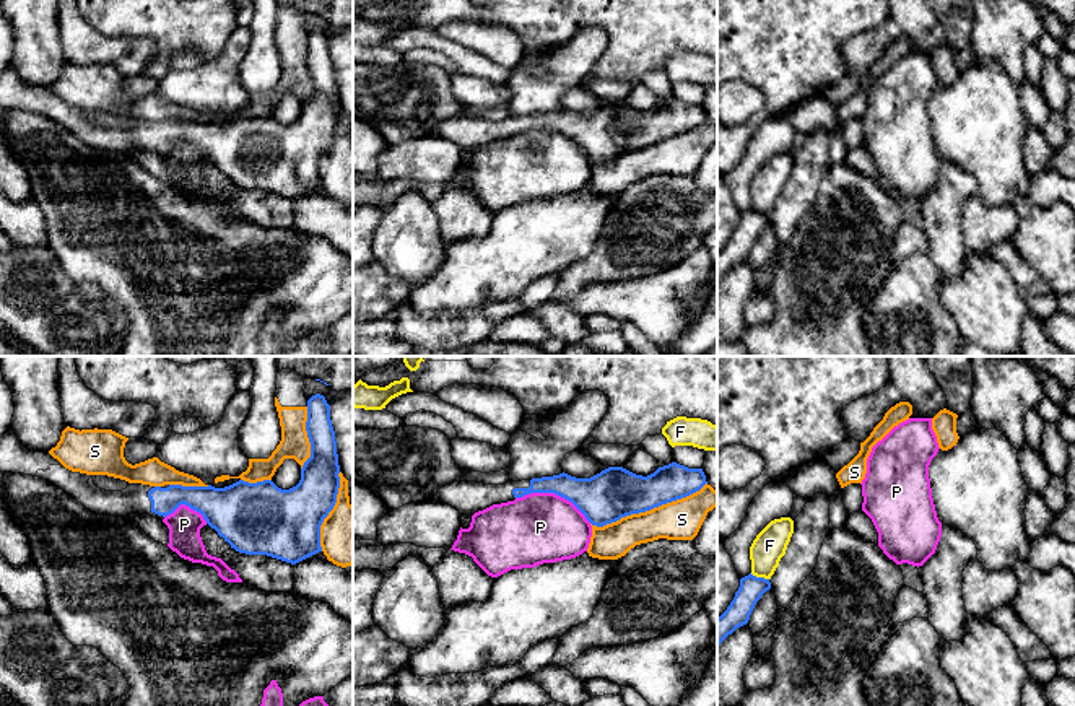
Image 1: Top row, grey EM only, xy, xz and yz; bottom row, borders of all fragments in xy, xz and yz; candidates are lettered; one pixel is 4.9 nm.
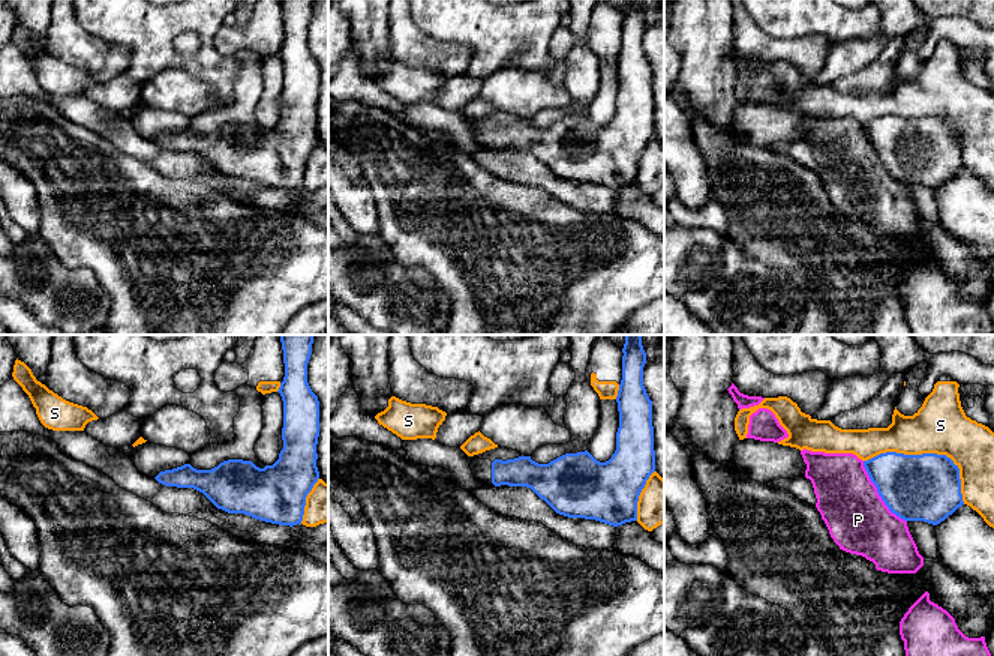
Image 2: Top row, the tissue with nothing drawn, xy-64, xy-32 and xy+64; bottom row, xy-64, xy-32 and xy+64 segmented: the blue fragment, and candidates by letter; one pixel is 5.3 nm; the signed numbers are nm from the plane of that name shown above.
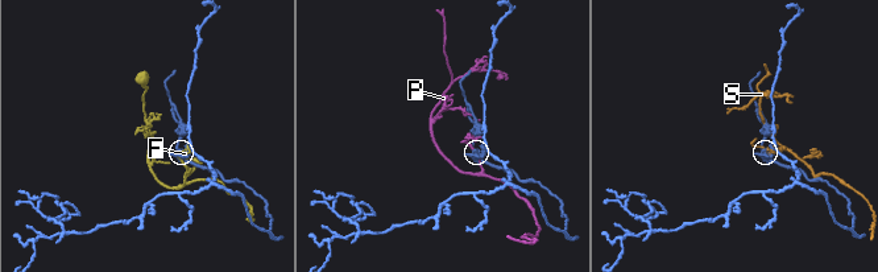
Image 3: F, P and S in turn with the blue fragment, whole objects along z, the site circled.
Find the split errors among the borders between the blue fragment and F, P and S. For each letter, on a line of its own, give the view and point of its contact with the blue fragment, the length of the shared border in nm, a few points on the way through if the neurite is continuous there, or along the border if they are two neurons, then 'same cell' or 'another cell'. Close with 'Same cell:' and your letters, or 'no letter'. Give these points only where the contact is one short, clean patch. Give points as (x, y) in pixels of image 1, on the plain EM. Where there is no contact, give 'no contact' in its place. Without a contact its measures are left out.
F: contact yz (760, 213); length 100 nm; another cell
P: contact xz (553, 127); length 400 nm; another cell
S: contact xz (648, 145); length 600 nm; another cell
Same cell: no letter

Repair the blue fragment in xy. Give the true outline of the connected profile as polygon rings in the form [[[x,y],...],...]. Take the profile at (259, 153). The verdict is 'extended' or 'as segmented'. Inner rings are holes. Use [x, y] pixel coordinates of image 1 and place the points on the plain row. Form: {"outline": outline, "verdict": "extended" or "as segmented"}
{"outline": [[[320,29],[307,36],[306,67],[311,78],[311,93],[301,104],[301,115],[289,125],[278,124],[272,115],[249,119],[239,115],[224,124],[164,120],[150,122],[128,119],[122,127],[106,127],[94,120],[93,112],[65,104],[49,88],[24,83],[11,62],[0,73],[0,107],[36,111],[62,124],[67,130],[96,150],[128,153],[130,150],[150,150],[164,155],[181,140],[200,148],[207,159],[218,168],[239,189],[267,190],[296,200],[319,187],[320,161],[337,138],[340,124],[340,101],[335,67],[330,55],[330,41]]], "verdict": "extended"}

